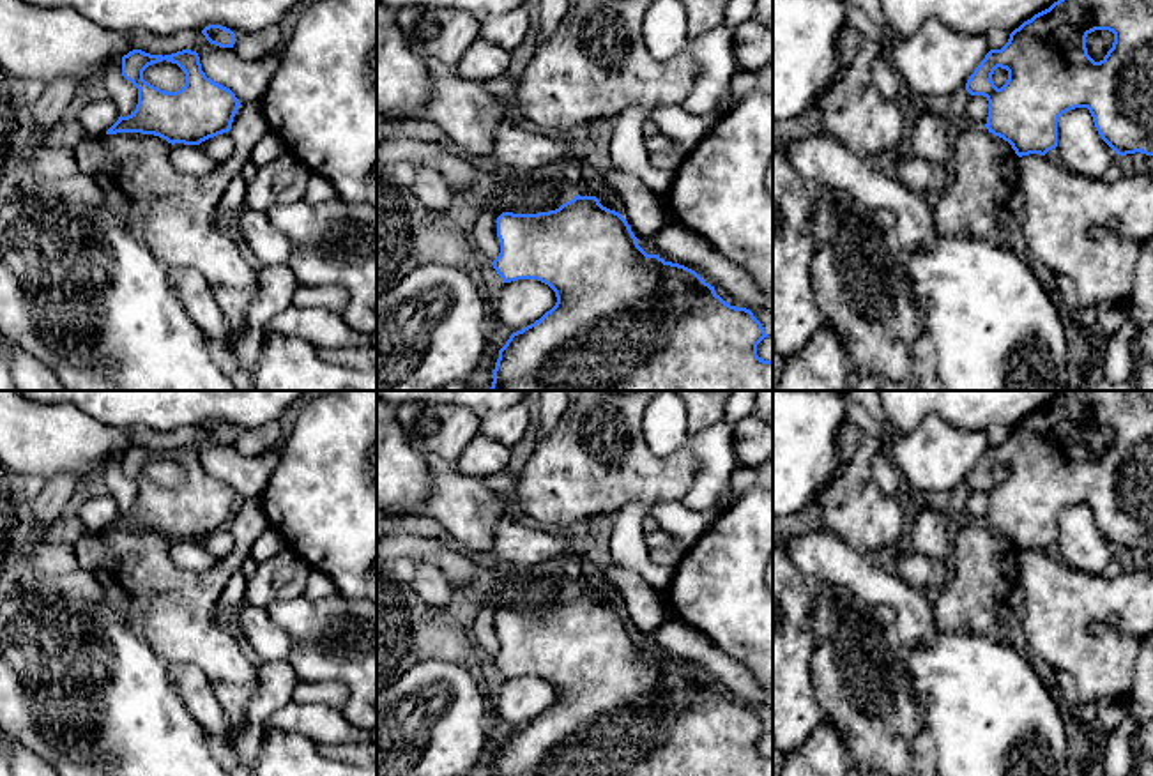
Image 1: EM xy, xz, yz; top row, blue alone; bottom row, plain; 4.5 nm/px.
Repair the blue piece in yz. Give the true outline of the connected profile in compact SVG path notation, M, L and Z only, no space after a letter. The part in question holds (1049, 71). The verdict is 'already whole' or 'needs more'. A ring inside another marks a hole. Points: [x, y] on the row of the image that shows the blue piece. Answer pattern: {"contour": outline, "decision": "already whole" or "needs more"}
{"contour": "M1058 0L1015 28L1001 49L990 49L969 76L966 90L989 101L985 127L1008 141L1019 157L1045 156L1056 148L1059 117L1075 108L1089 110L1098 134L1118 156L1153 156L1153 0ZM1095 30L1114 34L1112 48L1100 62L1086 48L1086 37ZM997 67L1008 71L1001 88L992 81Z", "decision": "already whole"}

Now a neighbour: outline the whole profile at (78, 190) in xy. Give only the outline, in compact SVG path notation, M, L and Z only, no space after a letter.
M76 173L62 180L41 177L34 189L42 193L44 196L57 196L60 200L65 200L67 203L80 205L83 209L95 207L113 224L124 224L124 219L120 216L104 207L104 193L99 184L83 173Z

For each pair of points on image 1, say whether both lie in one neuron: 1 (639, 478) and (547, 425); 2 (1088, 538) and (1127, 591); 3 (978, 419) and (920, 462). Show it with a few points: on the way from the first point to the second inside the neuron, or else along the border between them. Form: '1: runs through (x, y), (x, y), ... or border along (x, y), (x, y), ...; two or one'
1: border along (566, 409), (557, 425), (542, 439); two
2: border along (1063, 561), (1077, 571), (1099, 577); two
3: border along (923, 419), (932, 414), (959, 428), (984, 432); two

